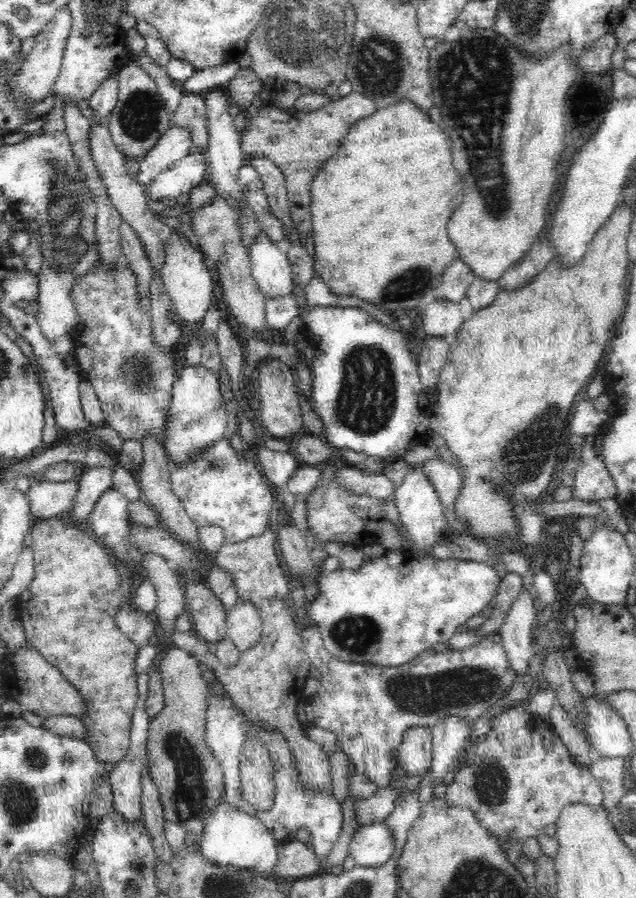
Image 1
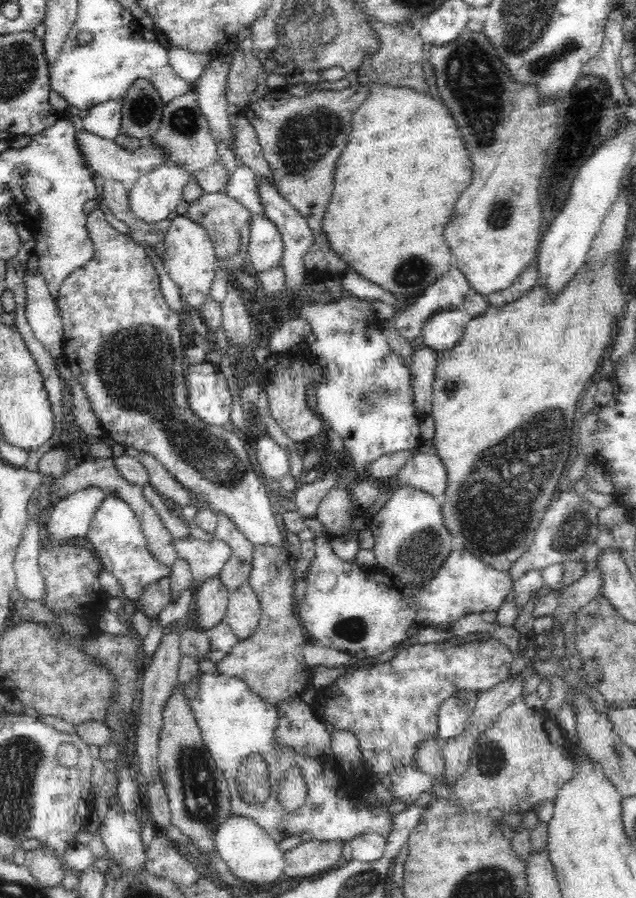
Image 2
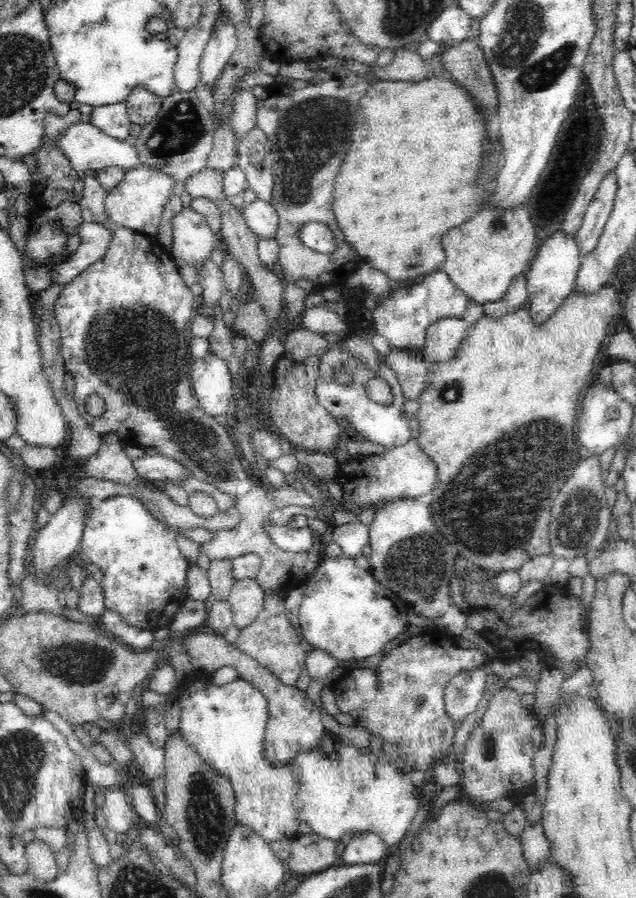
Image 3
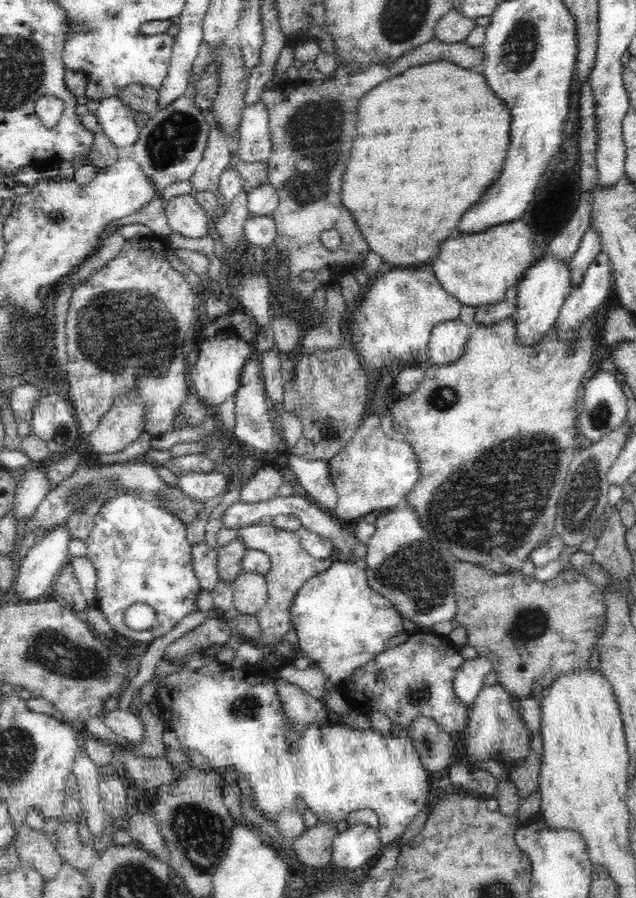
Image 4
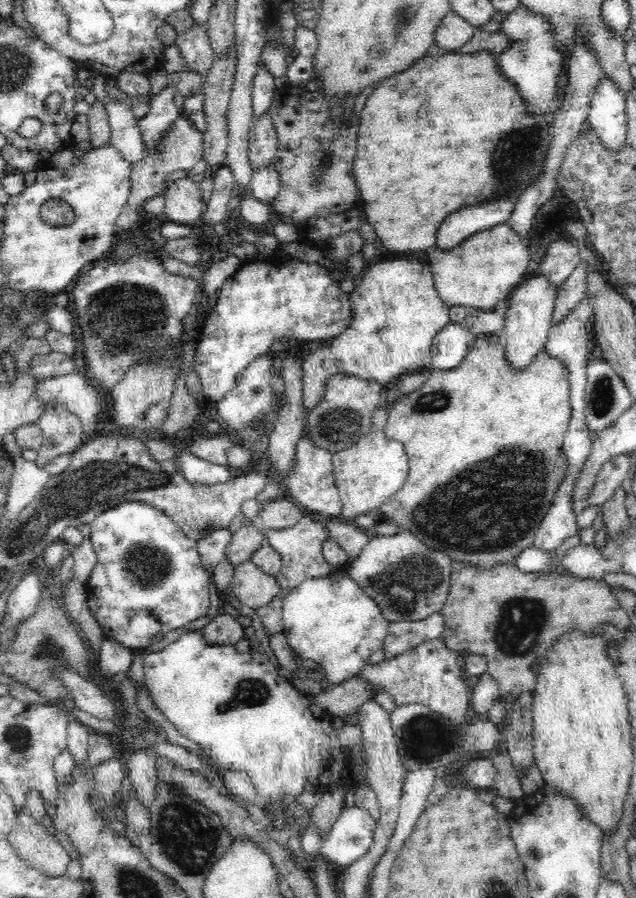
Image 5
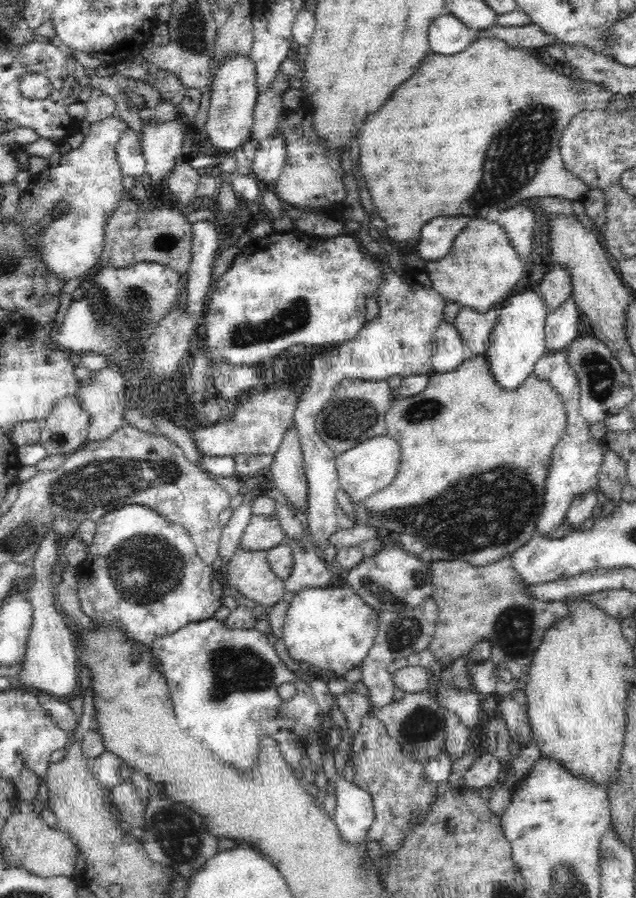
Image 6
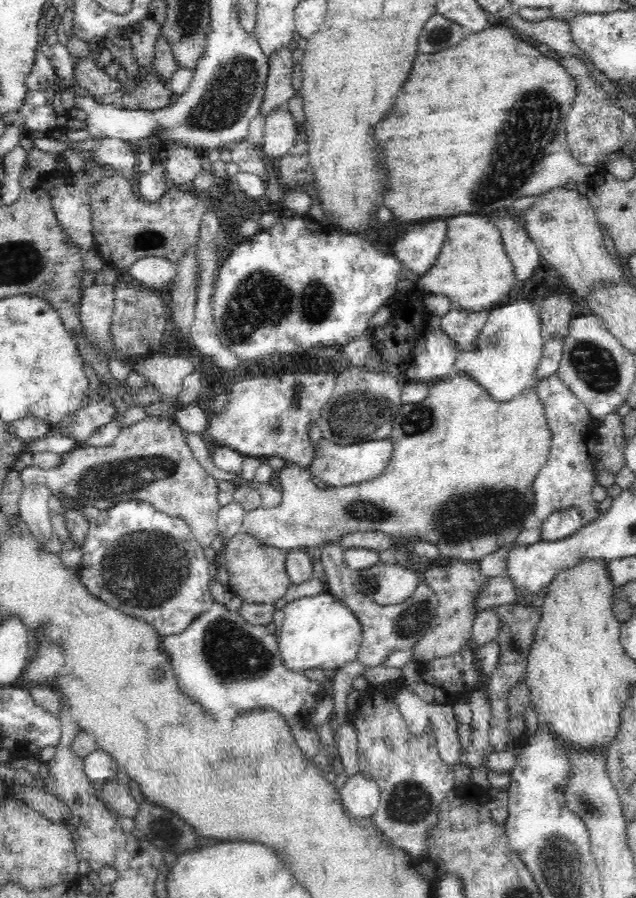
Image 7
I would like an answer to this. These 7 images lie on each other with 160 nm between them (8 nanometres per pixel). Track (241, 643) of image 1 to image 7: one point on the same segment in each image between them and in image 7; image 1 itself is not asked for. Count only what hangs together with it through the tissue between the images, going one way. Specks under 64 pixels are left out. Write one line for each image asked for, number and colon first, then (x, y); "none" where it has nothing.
2: (243, 615)
3: (247, 597)
4: (249, 588)
5: (254, 588)
6: (249, 572)
7: (257, 573)

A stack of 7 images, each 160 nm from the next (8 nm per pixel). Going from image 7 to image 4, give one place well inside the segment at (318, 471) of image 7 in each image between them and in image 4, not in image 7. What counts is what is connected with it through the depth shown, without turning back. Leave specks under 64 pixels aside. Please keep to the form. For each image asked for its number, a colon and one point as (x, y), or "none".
4: (374, 471)
5: (367, 473)
6: (364, 469)

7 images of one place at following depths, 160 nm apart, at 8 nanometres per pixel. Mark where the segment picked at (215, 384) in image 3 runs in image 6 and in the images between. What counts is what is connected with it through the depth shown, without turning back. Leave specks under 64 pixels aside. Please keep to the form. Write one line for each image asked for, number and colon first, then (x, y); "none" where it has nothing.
4: (224, 345)
5: (261, 303)
6: (288, 288)

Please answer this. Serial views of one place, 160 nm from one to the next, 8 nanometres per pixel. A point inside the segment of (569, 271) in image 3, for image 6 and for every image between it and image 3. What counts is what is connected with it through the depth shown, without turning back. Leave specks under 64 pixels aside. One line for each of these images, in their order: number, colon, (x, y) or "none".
4: (543, 289)
5: (528, 319)
6: (517, 341)

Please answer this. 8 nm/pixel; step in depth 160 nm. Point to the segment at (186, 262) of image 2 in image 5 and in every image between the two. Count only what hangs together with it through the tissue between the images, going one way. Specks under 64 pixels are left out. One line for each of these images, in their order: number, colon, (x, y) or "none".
3: (193, 240)
4: (184, 215)
5: (183, 204)

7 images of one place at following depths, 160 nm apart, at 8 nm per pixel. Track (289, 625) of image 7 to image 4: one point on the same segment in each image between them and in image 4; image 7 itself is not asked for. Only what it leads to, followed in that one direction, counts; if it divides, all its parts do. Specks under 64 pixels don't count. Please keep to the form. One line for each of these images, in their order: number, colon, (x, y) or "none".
4: (342, 624)
5: (331, 621)
6: (332, 628)

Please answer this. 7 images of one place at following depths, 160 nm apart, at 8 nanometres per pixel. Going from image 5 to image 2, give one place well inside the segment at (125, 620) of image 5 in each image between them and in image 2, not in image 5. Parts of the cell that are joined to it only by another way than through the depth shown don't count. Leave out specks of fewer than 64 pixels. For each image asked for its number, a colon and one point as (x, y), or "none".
2: (115, 532)
3: (145, 576)
4: (140, 552)

